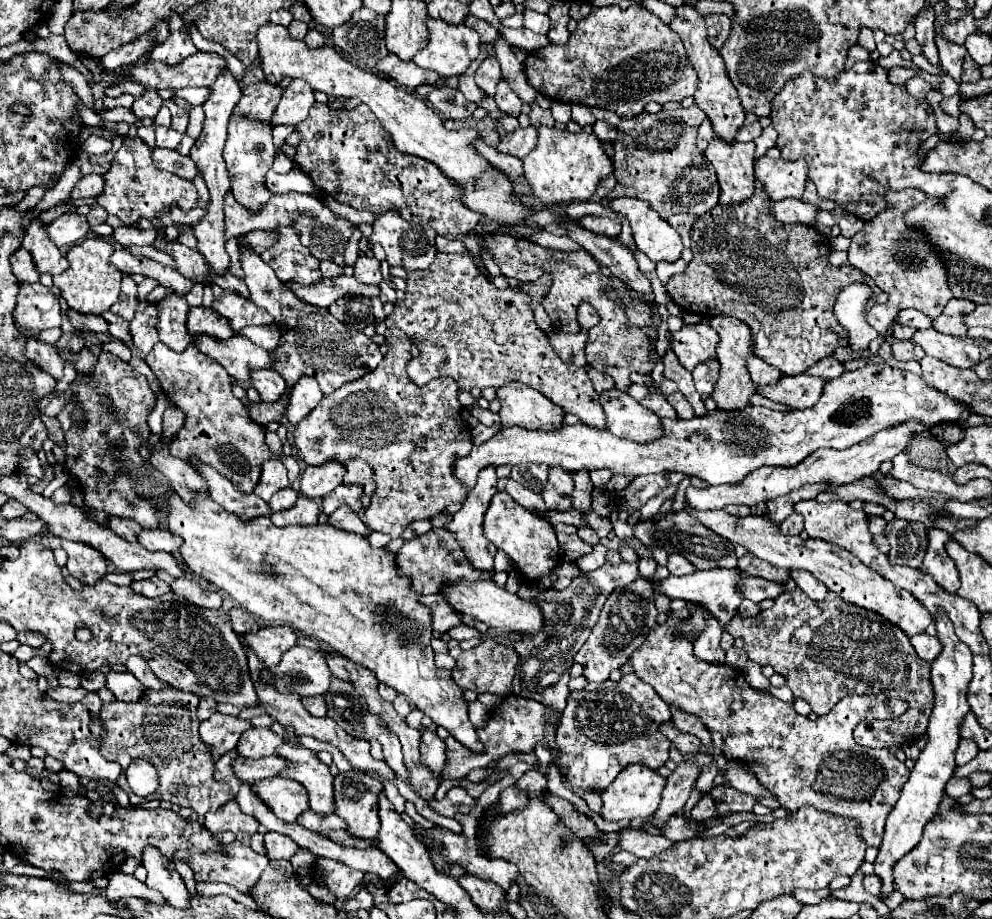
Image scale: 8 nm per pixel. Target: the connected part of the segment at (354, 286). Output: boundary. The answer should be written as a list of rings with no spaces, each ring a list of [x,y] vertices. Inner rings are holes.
[[[345,274],[335,278],[321,278],[317,284],[311,284],[311,286],[301,286],[297,282],[287,282],[285,286],[299,300],[317,308],[327,308],[329,304],[333,304],[337,298],[343,298],[343,296],[355,296],[355,294],[365,294],[369,298],[379,296],[379,286],[365,286]]]

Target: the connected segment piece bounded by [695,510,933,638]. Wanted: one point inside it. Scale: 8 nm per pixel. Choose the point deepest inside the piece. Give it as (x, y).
(839, 571)

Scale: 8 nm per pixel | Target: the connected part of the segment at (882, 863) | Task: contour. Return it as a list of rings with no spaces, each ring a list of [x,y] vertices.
[[[939,616],[939,620],[935,620],[935,626],[937,626],[937,638],[941,640],[941,646],[943,646],[941,654],[931,664],[931,682],[935,688],[935,708],[929,718],[927,746],[919,754],[919,760],[915,762],[915,766],[909,774],[909,780],[901,788],[901,798],[893,806],[893,810],[887,818],[887,824],[885,824],[883,842],[879,848],[879,856],[875,860],[875,874],[881,876],[881,880],[883,880],[881,896],[887,896],[893,892],[893,884],[891,884],[893,864],[901,856],[905,856],[915,844],[919,844],[923,826],[929,820],[933,820],[937,814],[939,802],[945,796],[943,788],[957,768],[955,766],[955,750],[961,740],[959,728],[961,728],[963,716],[969,712],[967,690],[969,690],[971,668],[973,668],[971,666],[971,650],[959,642],[959,638],[955,636],[955,630],[951,628],[951,620],[943,620],[943,616]]]

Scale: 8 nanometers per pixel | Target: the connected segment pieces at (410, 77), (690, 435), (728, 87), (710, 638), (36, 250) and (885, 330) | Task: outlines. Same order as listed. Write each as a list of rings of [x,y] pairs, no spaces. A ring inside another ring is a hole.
[[[389,54],[387,58],[379,60],[377,70],[383,72],[385,76],[393,78],[403,88],[417,88],[421,84],[435,84],[441,78],[437,72],[423,70],[415,62],[403,62],[395,54]]]
[[[869,362],[859,370],[845,372],[827,382],[823,396],[809,410],[773,412],[761,406],[749,406],[739,412],[709,412],[693,420],[661,418],[663,436],[649,444],[639,444],[609,430],[591,428],[585,424],[563,426],[559,432],[529,432],[523,428],[503,428],[491,440],[473,446],[463,458],[453,464],[455,478],[465,486],[475,486],[477,474],[485,466],[519,466],[547,464],[561,466],[567,472],[581,468],[609,468],[613,474],[657,474],[681,472],[697,476],[711,486],[741,482],[747,474],[761,466],[797,466],[819,448],[843,450],[871,438],[879,430],[901,424],[903,420],[923,420],[927,428],[941,422],[961,418],[963,404],[945,392],[929,388],[917,374],[897,370],[887,362]]]
[[[691,4],[681,6],[681,8],[677,8],[677,16],[671,22],[671,30],[675,30],[681,36],[681,42],[685,44],[689,62],[693,64],[693,68],[695,68],[695,72],[699,76],[699,88],[697,88],[697,92],[693,96],[695,98],[695,104],[711,120],[715,138],[719,138],[723,142],[729,142],[729,144],[735,142],[735,136],[737,136],[739,128],[743,126],[743,122],[745,122],[745,110],[741,108],[737,90],[735,90],[735,86],[731,84],[731,80],[729,80],[729,76],[725,72],[725,64],[723,64],[723,58],[721,58],[719,50],[715,50],[707,42],[707,30],[705,30],[703,16]]]
[[[705,612],[705,614],[707,614],[707,630],[695,640],[693,654],[699,660],[705,660],[709,664],[725,664],[725,652],[719,646],[723,630],[721,630],[719,622],[709,612]]]
[[[35,218],[31,222],[31,226],[27,228],[21,246],[27,252],[31,252],[37,272],[51,274],[51,276],[65,272],[67,260],[63,258],[59,248],[55,248],[55,244],[51,244],[51,240],[47,240],[47,230],[45,230],[45,226],[39,224],[39,218]]]
[[[887,192],[887,200],[893,206],[867,220],[861,232],[851,238],[849,246],[849,264],[859,268],[879,286],[879,290],[889,294],[889,300],[885,304],[871,306],[867,310],[869,324],[879,332],[879,336],[869,344],[869,350],[873,355],[877,355],[883,338],[889,333],[891,322],[897,318],[901,310],[915,308],[927,314],[929,318],[937,318],[943,310],[943,304],[947,304],[953,298],[951,292],[947,292],[945,266],[939,260],[939,256],[931,252],[927,240],[923,240],[923,234],[919,230],[911,230],[907,228],[907,224],[903,224],[903,214],[907,212],[907,208],[913,208],[915,204],[923,202],[923,192]]]

